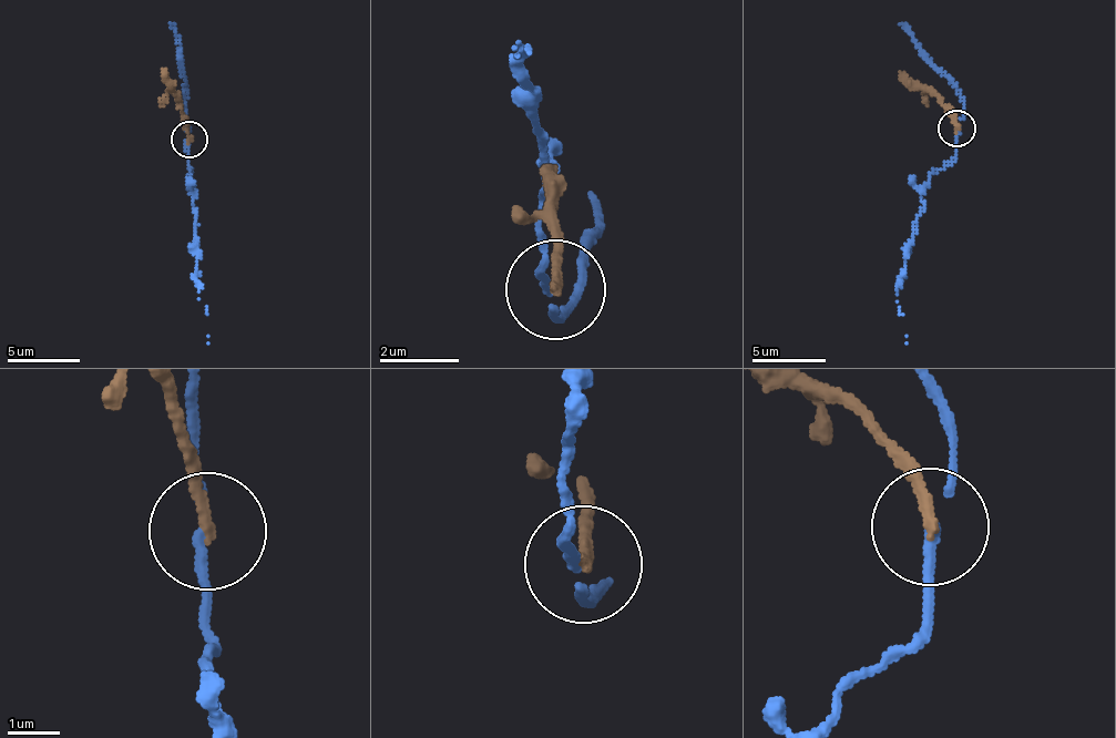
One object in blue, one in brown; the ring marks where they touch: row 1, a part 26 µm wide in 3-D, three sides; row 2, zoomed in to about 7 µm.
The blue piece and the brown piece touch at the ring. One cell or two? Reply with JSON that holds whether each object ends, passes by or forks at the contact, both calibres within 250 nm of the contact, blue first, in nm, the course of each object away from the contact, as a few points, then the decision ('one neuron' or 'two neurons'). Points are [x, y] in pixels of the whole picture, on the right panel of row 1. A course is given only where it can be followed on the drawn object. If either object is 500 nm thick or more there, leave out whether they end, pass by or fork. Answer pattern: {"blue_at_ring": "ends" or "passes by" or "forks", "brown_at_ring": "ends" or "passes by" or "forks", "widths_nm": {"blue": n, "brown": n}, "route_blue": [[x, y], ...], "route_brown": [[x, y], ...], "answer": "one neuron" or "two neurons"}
{"blue_at_ring": "passes by", "brown_at_ring": "ends", "widths_nm": {"blue": 160, "brown": 200}, "route_blue": [[955, 130], [955, 154], [929, 176], [921, 197], [923, 211], [897, 290], [907, 342]], "route_brown": [[955, 130], [949, 108], [901, 73]], "answer": "two neurons"}

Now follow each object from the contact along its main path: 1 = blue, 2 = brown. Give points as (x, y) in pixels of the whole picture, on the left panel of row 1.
1: (188, 140), (196, 215), (198, 288), (207, 342)
2: (188, 140), (186, 118), (162, 69)

